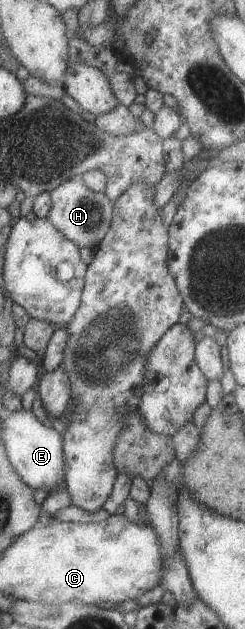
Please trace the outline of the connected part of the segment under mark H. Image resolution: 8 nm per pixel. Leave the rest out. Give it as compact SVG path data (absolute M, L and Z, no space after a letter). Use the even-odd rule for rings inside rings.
M82 176L67 180L67 183L52 191L52 203L53 207L48 220L79 247L93 249L104 239L112 221L112 201L109 201L104 193L89 189Z

